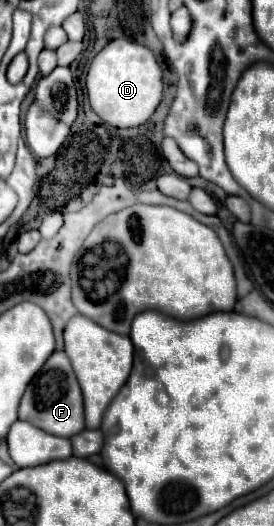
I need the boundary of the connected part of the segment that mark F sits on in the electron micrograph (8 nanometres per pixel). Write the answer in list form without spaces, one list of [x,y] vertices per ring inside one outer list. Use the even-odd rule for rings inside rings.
[[[53,352],[43,368],[35,374],[35,378],[29,382],[21,404],[19,404],[19,420],[25,420],[53,436],[71,438],[73,434],[79,434],[85,428],[83,418],[83,398],[77,384],[77,378],[73,374],[71,362],[65,356],[65,352]]]

